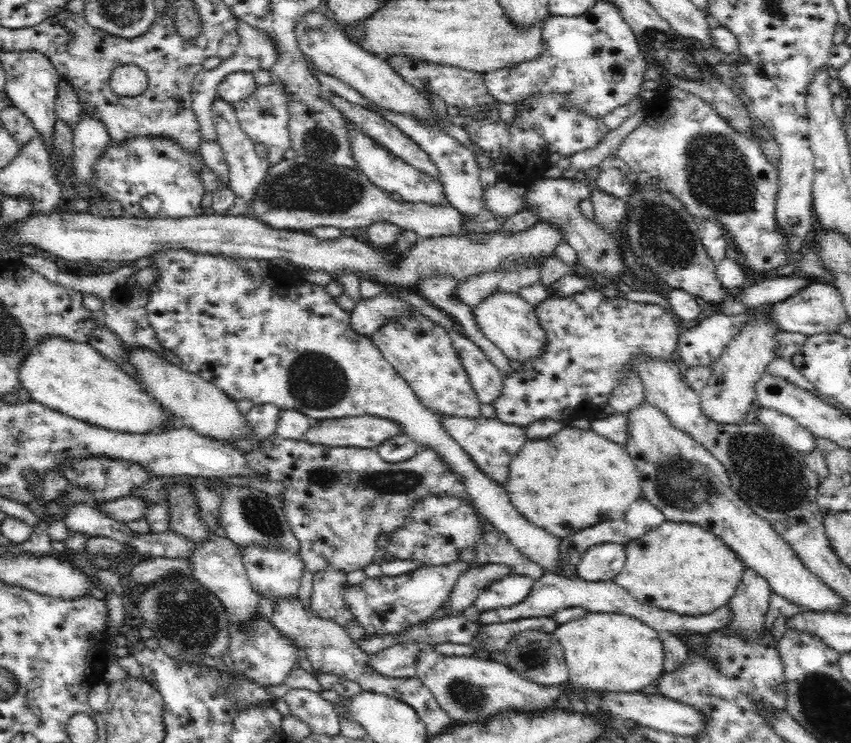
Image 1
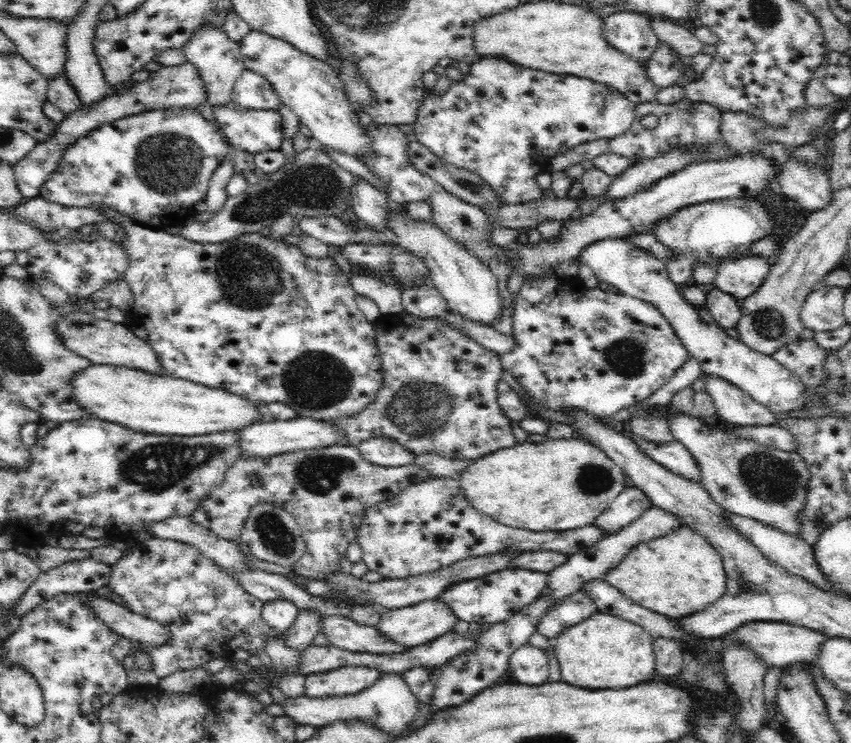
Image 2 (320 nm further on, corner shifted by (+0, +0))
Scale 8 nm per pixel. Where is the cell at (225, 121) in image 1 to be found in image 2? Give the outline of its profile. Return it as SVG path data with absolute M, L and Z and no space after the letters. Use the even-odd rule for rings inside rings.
M203 25L195 29L195 32L188 36L188 40L180 45L186 61L198 69L204 81L208 104L218 106L218 104L226 104L228 100L231 100L234 82L245 69L239 52L239 44L226 35L223 27Z

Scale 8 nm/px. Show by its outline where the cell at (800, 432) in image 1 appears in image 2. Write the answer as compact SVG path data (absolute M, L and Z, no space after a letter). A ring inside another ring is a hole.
M702 374L702 390L714 403L717 414L736 426L774 425L778 415L764 405L754 402L741 388L718 376Z

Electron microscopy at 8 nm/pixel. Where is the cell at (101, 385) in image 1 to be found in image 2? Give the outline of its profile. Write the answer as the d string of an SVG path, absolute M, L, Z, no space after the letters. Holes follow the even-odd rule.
M92 365L72 379L72 386L75 399L82 408L93 414L93 418L122 424L136 432L156 435L202 436L239 431L251 424L262 422L265 411L264 407L255 402L222 388L210 388L191 380L116 365Z

